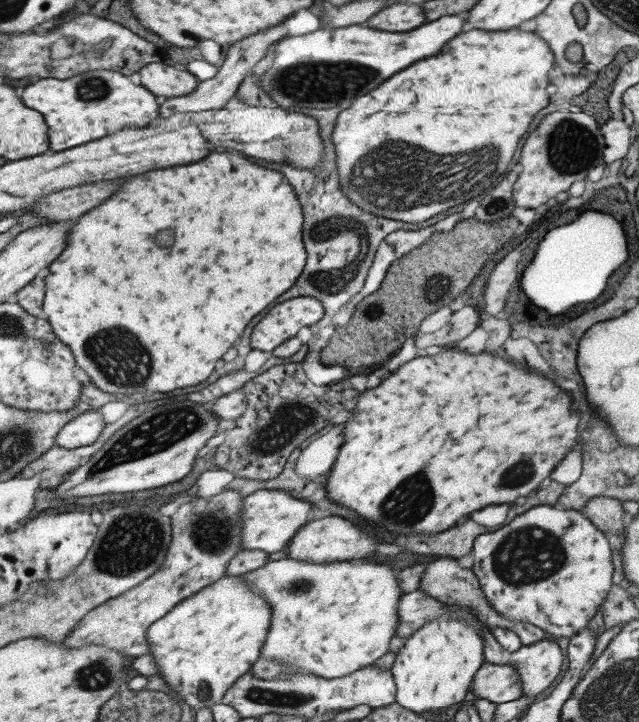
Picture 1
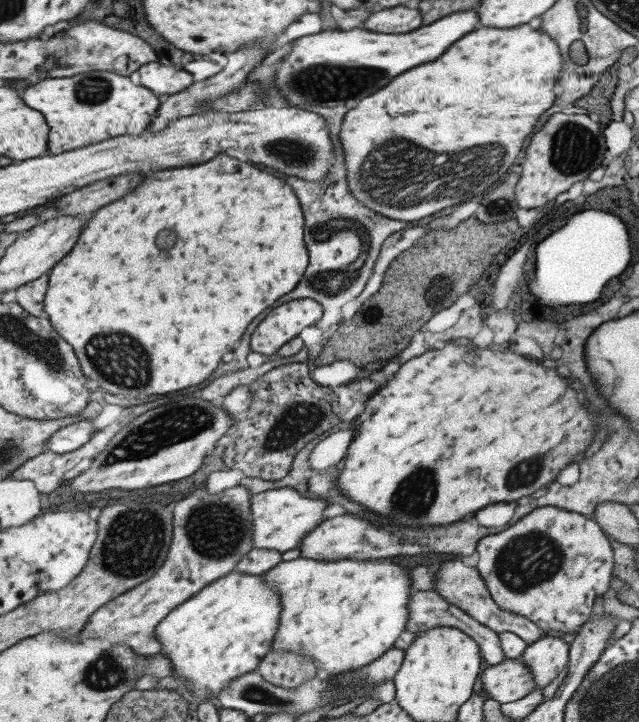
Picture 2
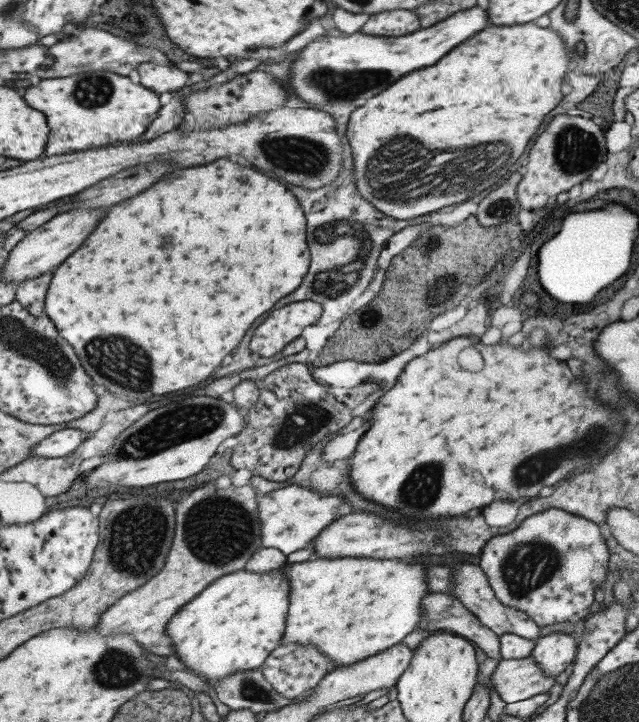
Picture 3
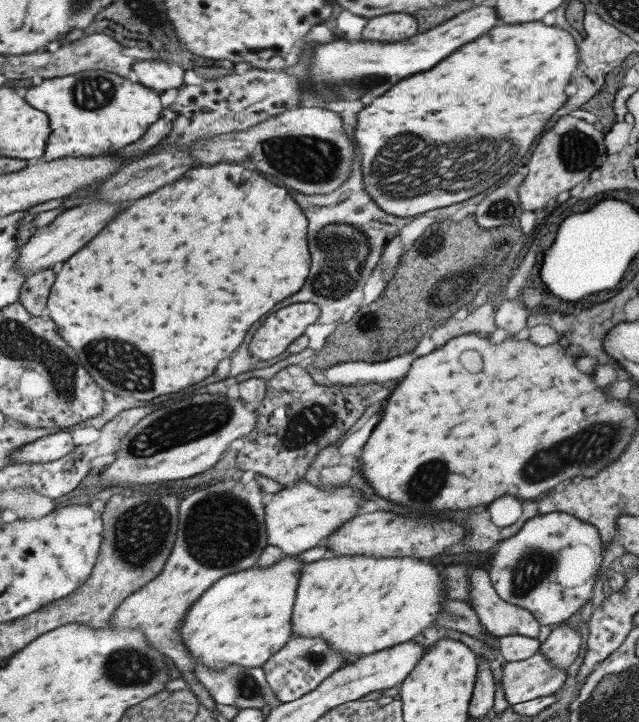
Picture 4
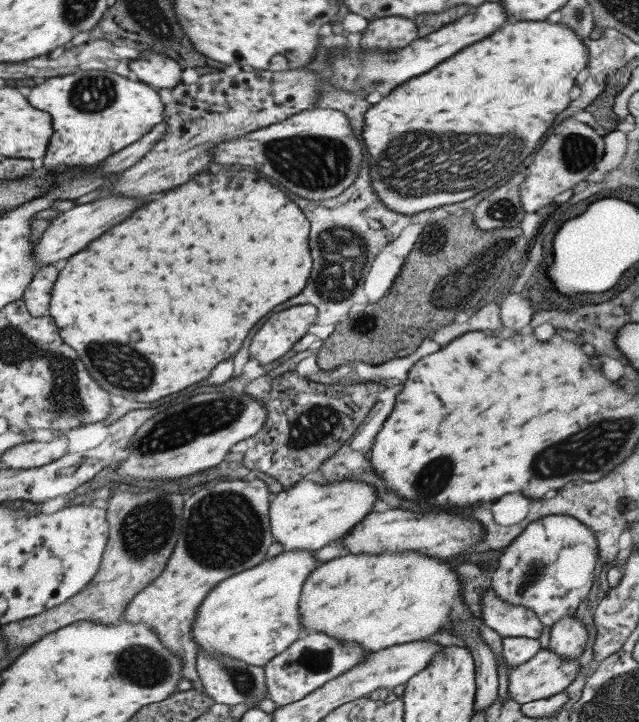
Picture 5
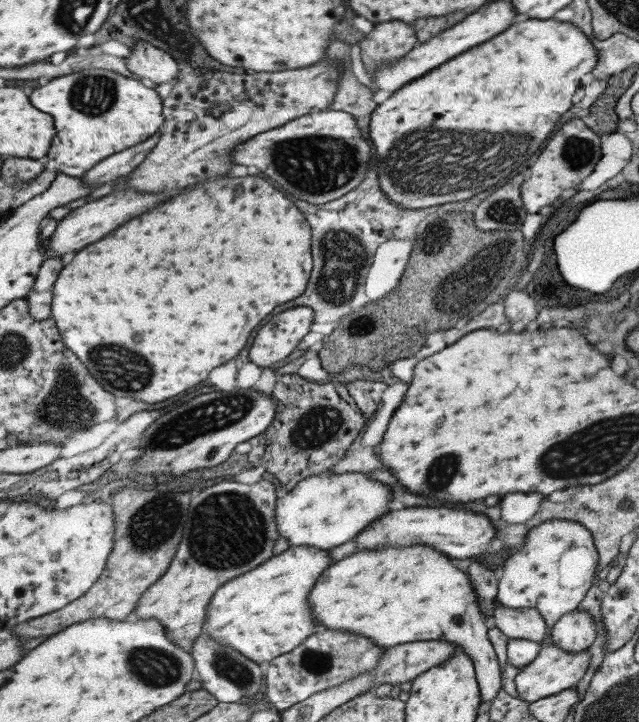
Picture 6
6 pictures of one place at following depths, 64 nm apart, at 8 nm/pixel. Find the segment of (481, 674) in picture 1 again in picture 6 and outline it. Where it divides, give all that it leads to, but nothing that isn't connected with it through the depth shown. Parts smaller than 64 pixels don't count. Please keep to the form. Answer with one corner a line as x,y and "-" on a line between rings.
551,644
545,646
539,650
538,656
535,656
527,666
519,669
519,674
515,676
515,689
518,696
529,704
577,685
588,668
589,660
590,655
585,651
564,652

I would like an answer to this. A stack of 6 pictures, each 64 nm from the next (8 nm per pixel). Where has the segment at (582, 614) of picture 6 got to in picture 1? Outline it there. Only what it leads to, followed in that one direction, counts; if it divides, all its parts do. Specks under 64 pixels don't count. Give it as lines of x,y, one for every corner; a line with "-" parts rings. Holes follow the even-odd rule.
425,591
403,593
397,600
397,628
394,636
409,637
425,622
435,620
439,616
449,616
451,611
445,603
431,597
-
483,628
482,640
483,661
486,664
507,664
508,666
513,666
520,677
519,683
521,683
522,696
535,697
537,694
543,692
543,690
555,680
555,677
562,672
563,652
561,652
561,648
559,648
555,640
539,640
534,644
521,646
519,651
515,653
507,653
504,651
491,635
489,628

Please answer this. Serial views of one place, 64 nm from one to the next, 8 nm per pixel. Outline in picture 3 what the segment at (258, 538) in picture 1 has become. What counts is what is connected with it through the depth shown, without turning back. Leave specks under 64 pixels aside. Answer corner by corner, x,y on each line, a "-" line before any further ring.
287,485
265,494
257,494
257,517
259,517
259,540
263,548
276,548
284,555
309,546
309,542
327,524
339,518
337,508
345,506
341,495
322,494
301,485

